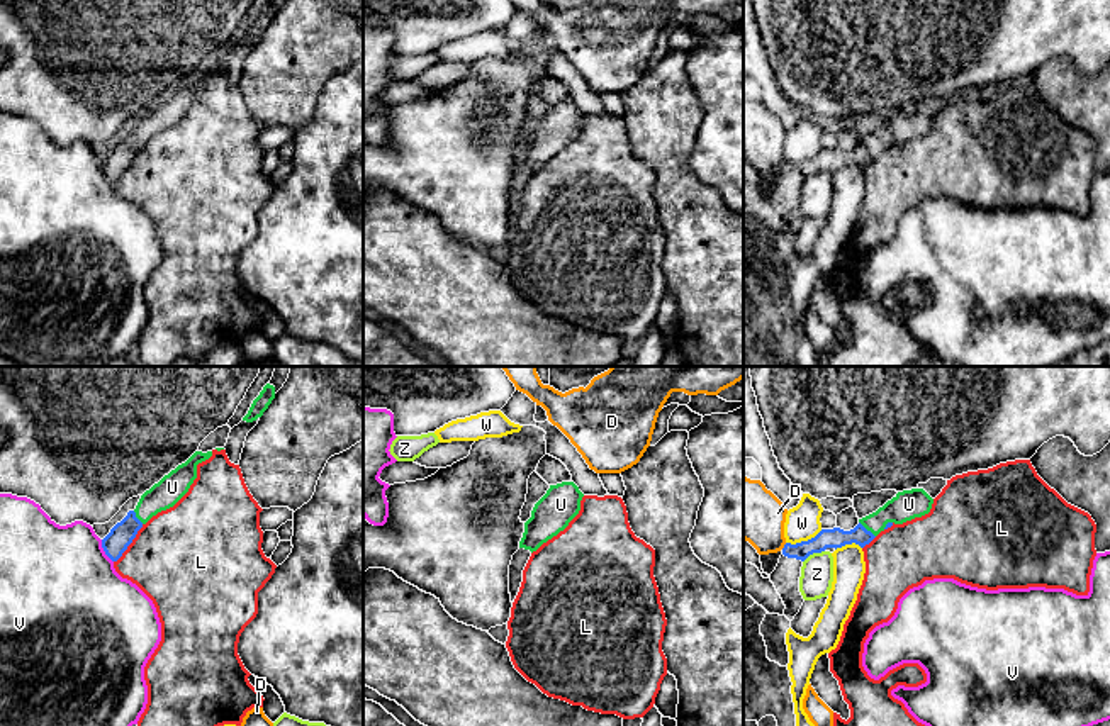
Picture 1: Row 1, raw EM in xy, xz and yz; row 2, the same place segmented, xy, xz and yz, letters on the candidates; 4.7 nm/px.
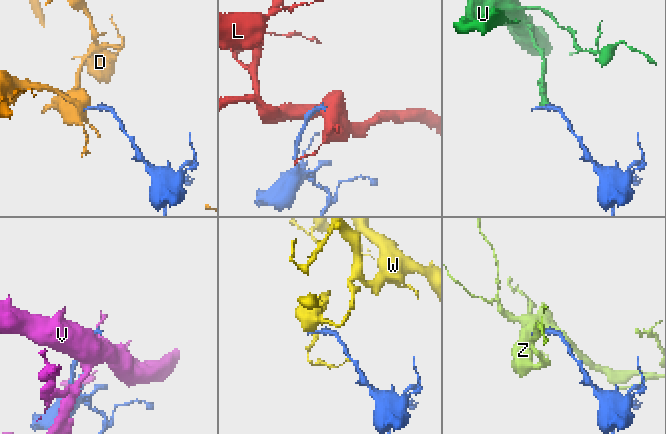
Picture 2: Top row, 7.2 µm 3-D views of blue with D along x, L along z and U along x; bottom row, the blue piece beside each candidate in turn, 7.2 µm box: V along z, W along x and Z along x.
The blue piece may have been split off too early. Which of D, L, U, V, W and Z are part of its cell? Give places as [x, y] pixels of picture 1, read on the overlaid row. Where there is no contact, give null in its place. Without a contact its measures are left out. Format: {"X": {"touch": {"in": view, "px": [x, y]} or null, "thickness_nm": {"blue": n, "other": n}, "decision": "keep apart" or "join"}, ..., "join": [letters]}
{"D": {"touch": {"in": "yz", "px": [784, 547]}, "thickness_nm": {"blue": 100, "other": 280}, "decision": "keep apart"}, "L": {"touch": {"in": "xy", "px": [131, 541]}, "thickness_nm": {"blue": 110, "other": 480}, "decision": "keep apart"}, "U": {"touch": {"in": "yz", "px": [866, 530]}, "thickness_nm": {"blue": 100, "other": 140}, "decision": "join"}, "V": {"touch": {"in": "xy", "px": [104, 550]}, "thickness_nm": {"blue": 110, "other": 500}, "decision": "keep apart"}, "W": {"touch": {"in": "yz", "px": [803, 541]}, "thickness_nm": {"blue": 100, "other": 160}, "decision": "keep apart"}, "Z": {"touch": {"in": "yz", "px": [813, 552]}, "thickness_nm": {"blue": 100, "other": 160}, "decision": "keep apart"}, "join": ["U"]}

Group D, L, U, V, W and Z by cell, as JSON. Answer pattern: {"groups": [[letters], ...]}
{"groups": [["D"], ["L"], ["U"], ["V"], ["W"], ["Z"]]}

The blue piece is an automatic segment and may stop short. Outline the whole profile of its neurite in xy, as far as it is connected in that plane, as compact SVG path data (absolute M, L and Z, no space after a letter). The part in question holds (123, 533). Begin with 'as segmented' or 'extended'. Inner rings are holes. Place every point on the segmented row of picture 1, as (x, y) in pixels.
extended | M195 451L185 463L178 465L158 483L146 490L136 509L117 522L110 533L102 539L105 555L117 561L127 546L136 538L137 531L158 512L173 507L190 489L197 478L197 465L209 460L212 451Z

